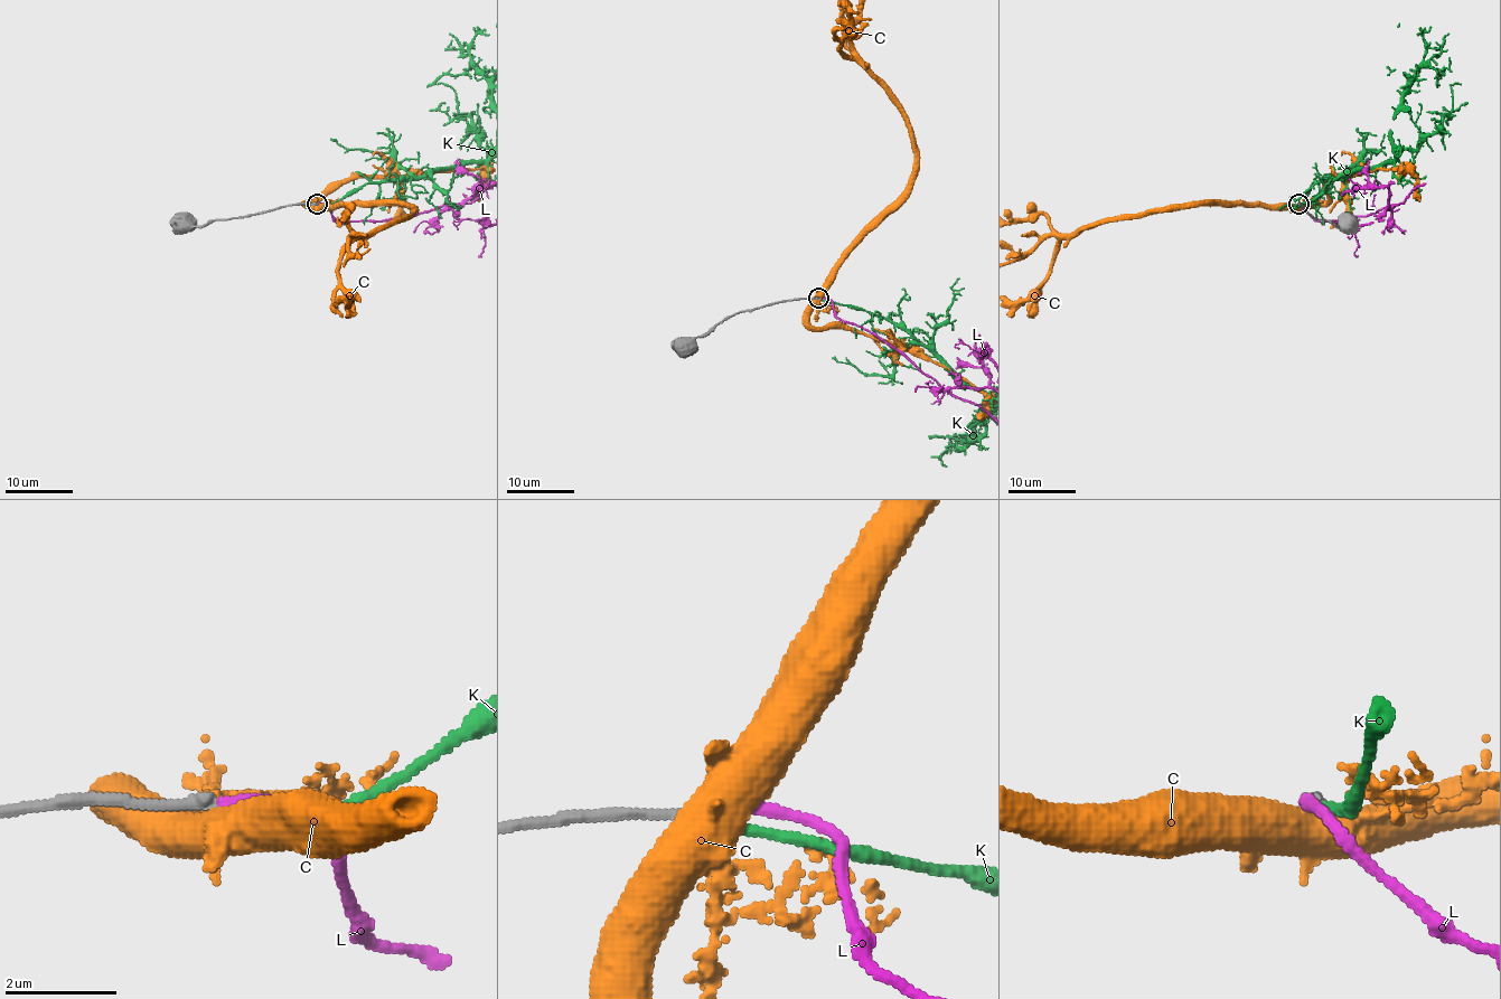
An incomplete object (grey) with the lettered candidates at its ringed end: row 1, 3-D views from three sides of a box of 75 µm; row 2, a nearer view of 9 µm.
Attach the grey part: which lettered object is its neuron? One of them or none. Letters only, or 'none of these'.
none of these

